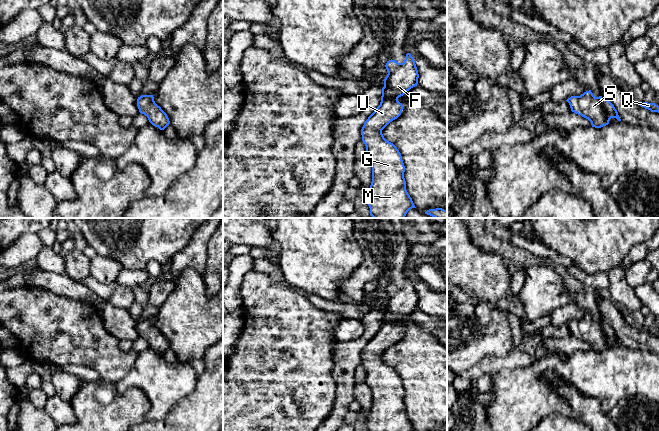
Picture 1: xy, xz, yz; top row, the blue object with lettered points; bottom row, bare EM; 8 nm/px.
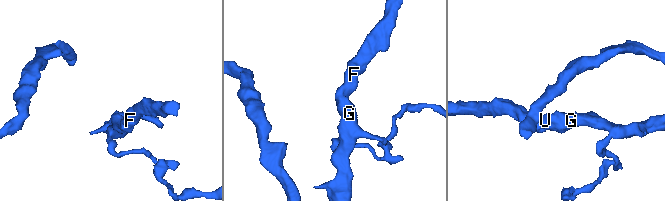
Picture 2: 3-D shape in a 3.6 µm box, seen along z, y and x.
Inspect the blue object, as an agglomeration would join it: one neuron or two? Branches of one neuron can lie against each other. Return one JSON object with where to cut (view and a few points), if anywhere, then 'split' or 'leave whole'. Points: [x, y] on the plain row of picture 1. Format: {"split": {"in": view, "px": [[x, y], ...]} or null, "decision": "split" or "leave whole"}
{"split": null, "decision": "leave whole"}

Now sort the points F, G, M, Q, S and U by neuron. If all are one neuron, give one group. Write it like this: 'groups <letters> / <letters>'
groups F G M Q S U

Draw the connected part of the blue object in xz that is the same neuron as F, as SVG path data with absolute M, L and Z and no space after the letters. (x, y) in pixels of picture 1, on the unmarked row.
M410 277L406 278L403 287L391 283L387 285L385 291L388 298L383 304L384 311L380 329L364 346L361 353L362 365L366 370L365 383L372 390L372 406L366 423L369 431L415 431L406 414L405 390L401 377L393 367L384 362L382 354L401 339L403 329L398 325L398 322L417 310L419 298L414 281Z

